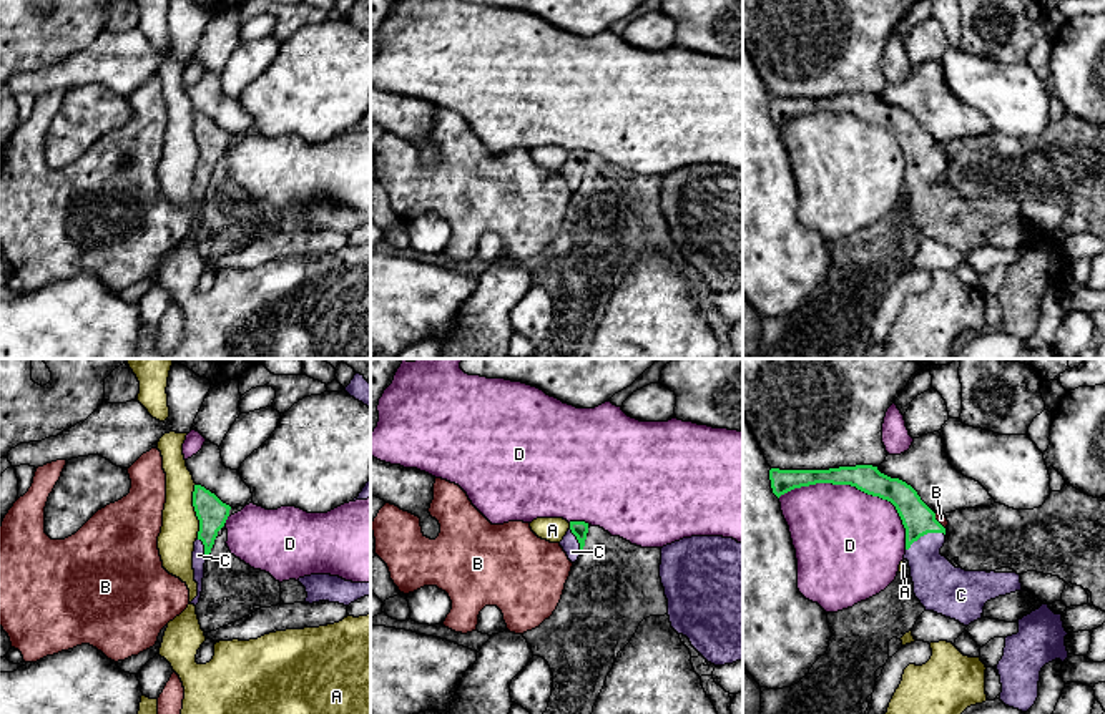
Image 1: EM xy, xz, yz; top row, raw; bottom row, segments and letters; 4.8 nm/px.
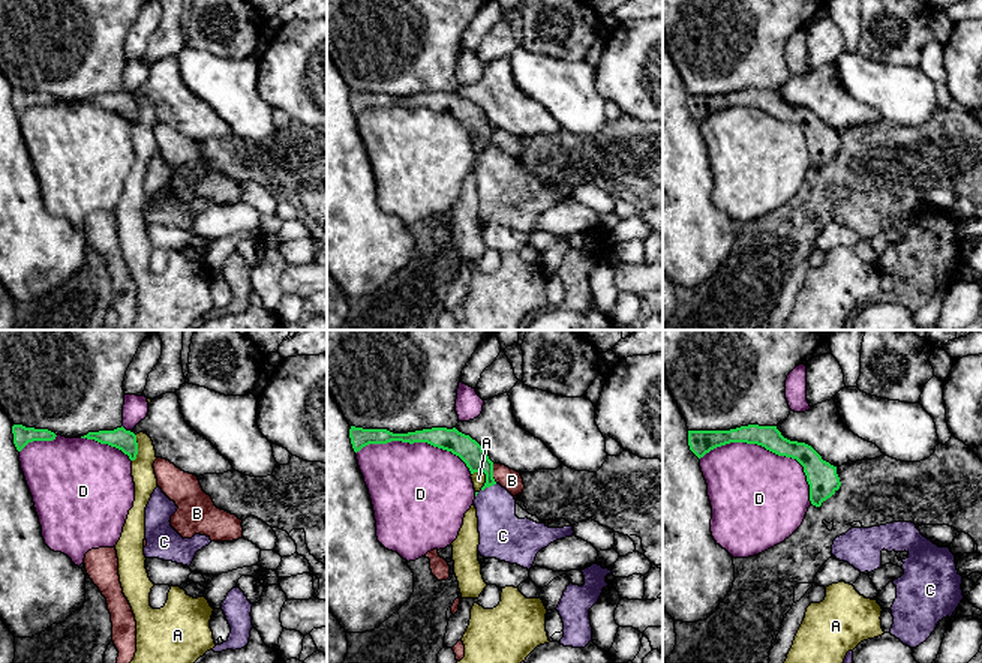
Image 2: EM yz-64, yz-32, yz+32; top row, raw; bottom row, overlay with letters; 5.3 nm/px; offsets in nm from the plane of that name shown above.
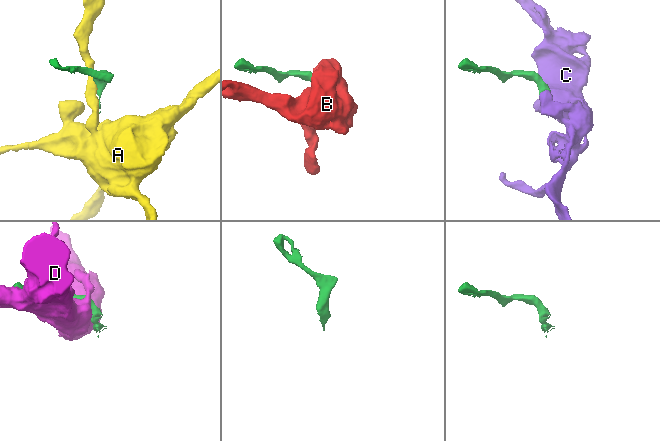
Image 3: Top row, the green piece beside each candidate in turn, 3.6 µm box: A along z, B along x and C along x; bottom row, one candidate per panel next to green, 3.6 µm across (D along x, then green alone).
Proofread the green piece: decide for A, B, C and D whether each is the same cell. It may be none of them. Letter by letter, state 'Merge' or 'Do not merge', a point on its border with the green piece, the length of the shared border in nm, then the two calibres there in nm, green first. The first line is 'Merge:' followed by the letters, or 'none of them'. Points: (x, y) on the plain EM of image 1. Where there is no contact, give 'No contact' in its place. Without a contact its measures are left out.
Merge: C
A: Do not merge. Touches green at xy (195, 138). Shared border 260 nm. Thickness 150 nm (green) against 180 nm
B: Do not merge. Touches green at yz (938, 150). Shared border 90 nm. Thickness 160 nm (green) against 50 nm
C: Merge. Touches green at yz (924, 161). Shared border 200 nm. Thickness 160 nm (green) against 240 nm
D: Do not merge. Touches green at yz (858, 117). Shared border 650 nm. Thickness 140 nm (green) against 480 nm

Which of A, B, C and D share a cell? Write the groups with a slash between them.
A / B / C / D

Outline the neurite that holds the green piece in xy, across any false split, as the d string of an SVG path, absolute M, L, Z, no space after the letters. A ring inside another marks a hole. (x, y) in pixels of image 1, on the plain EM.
M194 113L193 134L199 148L199 159L194 169L193 198L198 211L198 224L191 232L198 232L203 219L204 191L211 181L218 159L224 154L231 134L223 131L214 121L201 113Z

